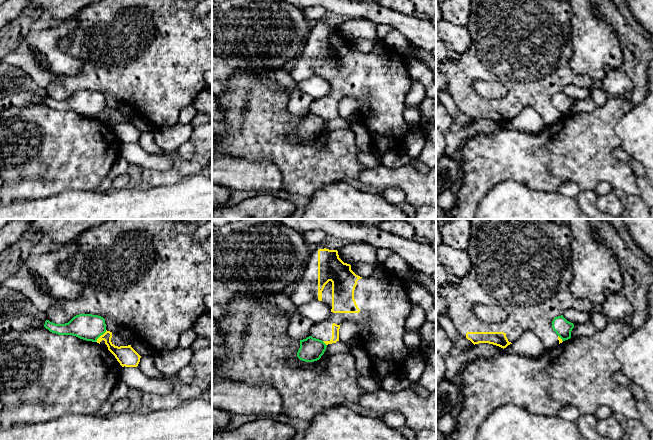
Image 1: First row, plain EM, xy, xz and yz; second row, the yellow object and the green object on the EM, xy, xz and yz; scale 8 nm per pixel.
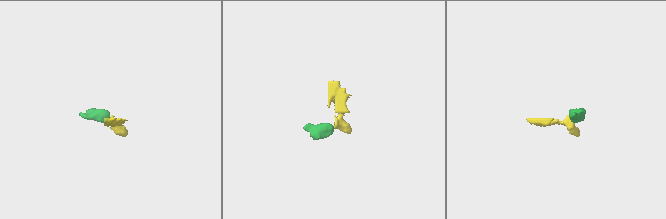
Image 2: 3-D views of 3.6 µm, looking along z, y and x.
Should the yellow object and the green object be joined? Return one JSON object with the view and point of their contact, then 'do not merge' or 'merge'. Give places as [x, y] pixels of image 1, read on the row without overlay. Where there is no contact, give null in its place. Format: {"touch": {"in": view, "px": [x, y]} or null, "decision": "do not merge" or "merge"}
{"touch": {"in": "xy", "px": [100, 112]}, "decision": "do not merge"}

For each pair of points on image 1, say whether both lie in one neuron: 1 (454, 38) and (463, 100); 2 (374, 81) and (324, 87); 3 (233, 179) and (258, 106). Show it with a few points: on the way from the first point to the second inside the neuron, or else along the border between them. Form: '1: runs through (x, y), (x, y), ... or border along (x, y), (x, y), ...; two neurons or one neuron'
1: border along (469, 31), (471, 45), (461, 54); two neurons
2: border along (308, 77), (322, 76), (329, 84), (330, 91); two neurons
3: border along (222, 156), (244, 159), (251, 162), (263, 162); two neurons

